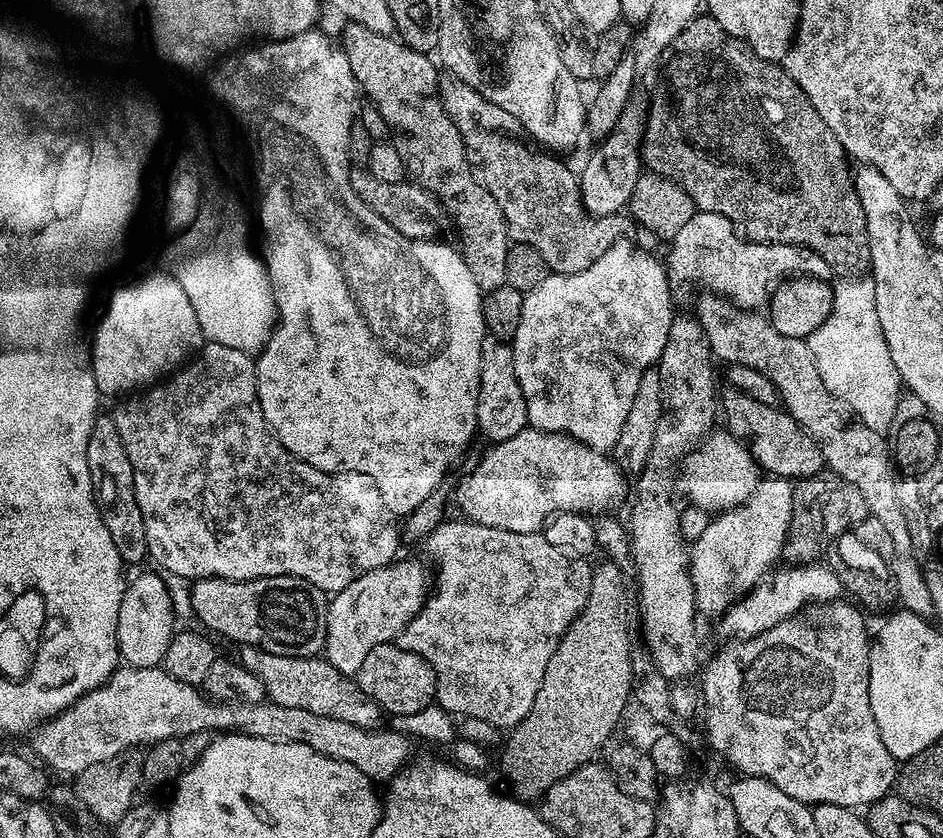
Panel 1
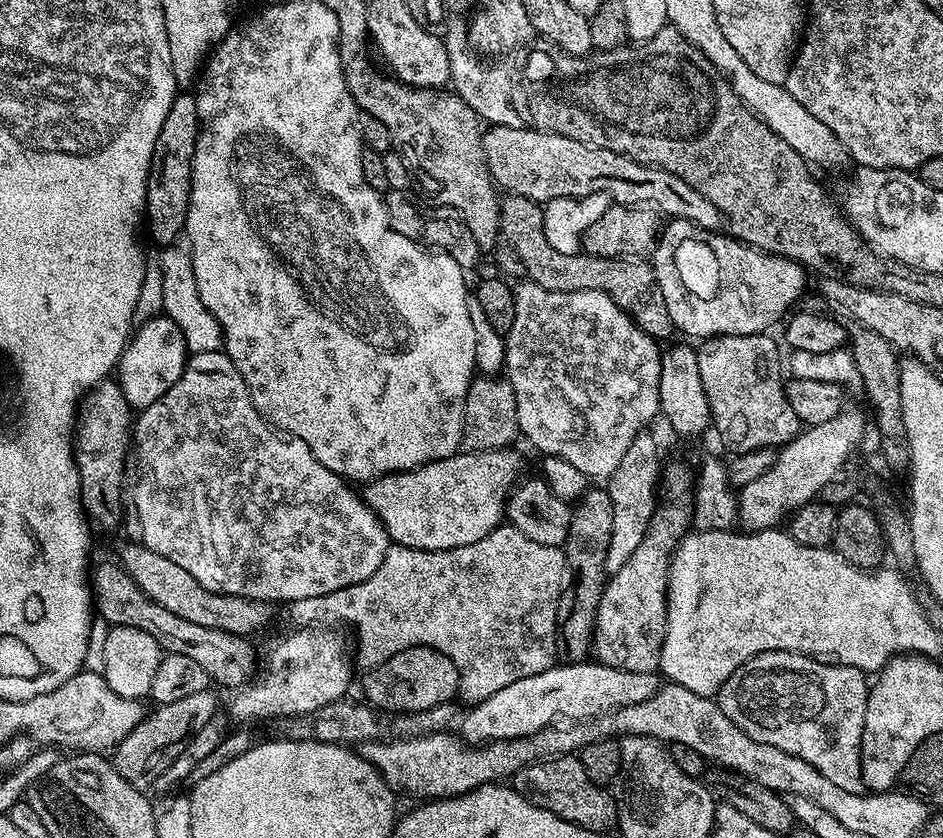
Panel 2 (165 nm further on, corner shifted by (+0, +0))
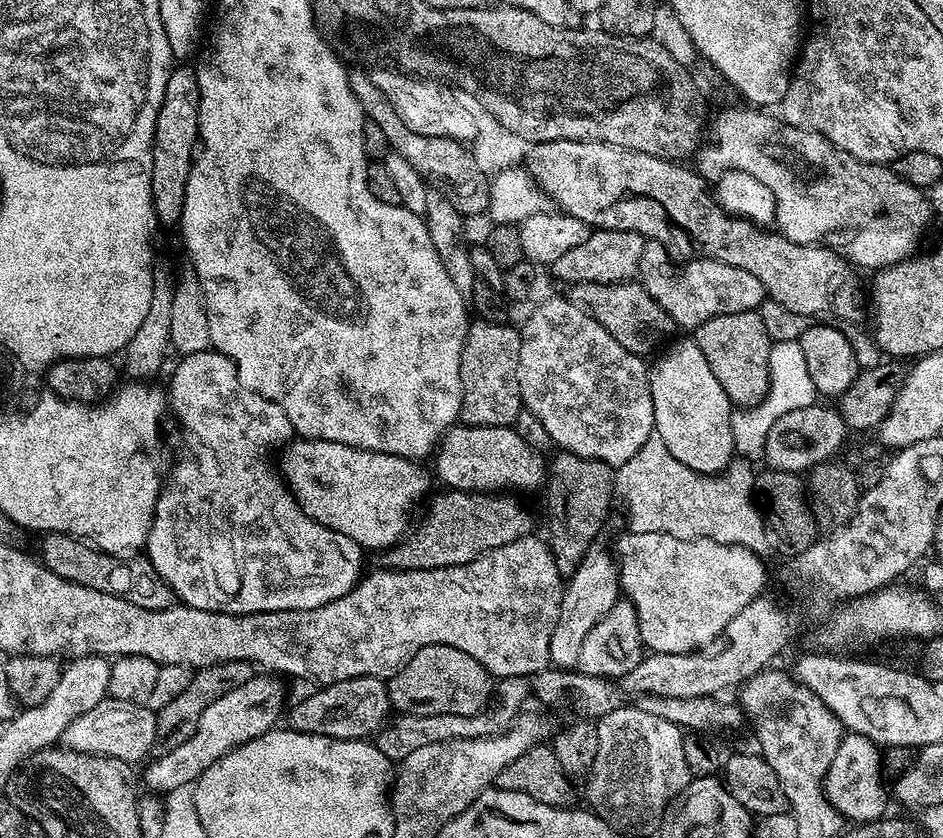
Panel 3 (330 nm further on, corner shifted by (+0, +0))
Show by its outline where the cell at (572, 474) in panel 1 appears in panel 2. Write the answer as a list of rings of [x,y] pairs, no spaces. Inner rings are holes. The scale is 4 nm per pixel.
[[[499,448],[489,452],[461,450],[454,456],[367,481],[363,485],[362,495],[368,509],[388,531],[388,539],[393,545],[401,544],[414,550],[450,550],[458,546],[470,546],[470,542],[478,542],[486,538],[486,534],[501,527],[506,516],[508,497],[521,476],[520,456],[512,448]]]

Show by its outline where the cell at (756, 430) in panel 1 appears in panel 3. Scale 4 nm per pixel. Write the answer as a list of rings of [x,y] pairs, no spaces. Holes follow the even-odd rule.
[[[759,311],[718,314],[710,322],[702,322],[694,330],[698,350],[706,354],[714,378],[722,382],[722,390],[741,409],[753,408],[770,386],[770,350],[773,341],[767,336]]]

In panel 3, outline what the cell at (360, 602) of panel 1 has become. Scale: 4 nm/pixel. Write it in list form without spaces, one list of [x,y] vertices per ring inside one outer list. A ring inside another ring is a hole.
[[[253,674],[250,682],[242,682],[242,686],[230,690],[230,694],[222,694],[222,698],[210,702],[210,706],[202,710],[202,718],[198,718],[198,730],[194,730],[182,746],[174,746],[174,750],[164,752],[142,772],[143,787],[145,784],[149,793],[166,794],[170,790],[178,790],[178,786],[195,784],[203,772],[218,762],[218,758],[264,732],[273,731],[277,727],[276,719],[279,716],[281,719],[286,708],[284,688],[276,680],[279,679],[272,674]]]

